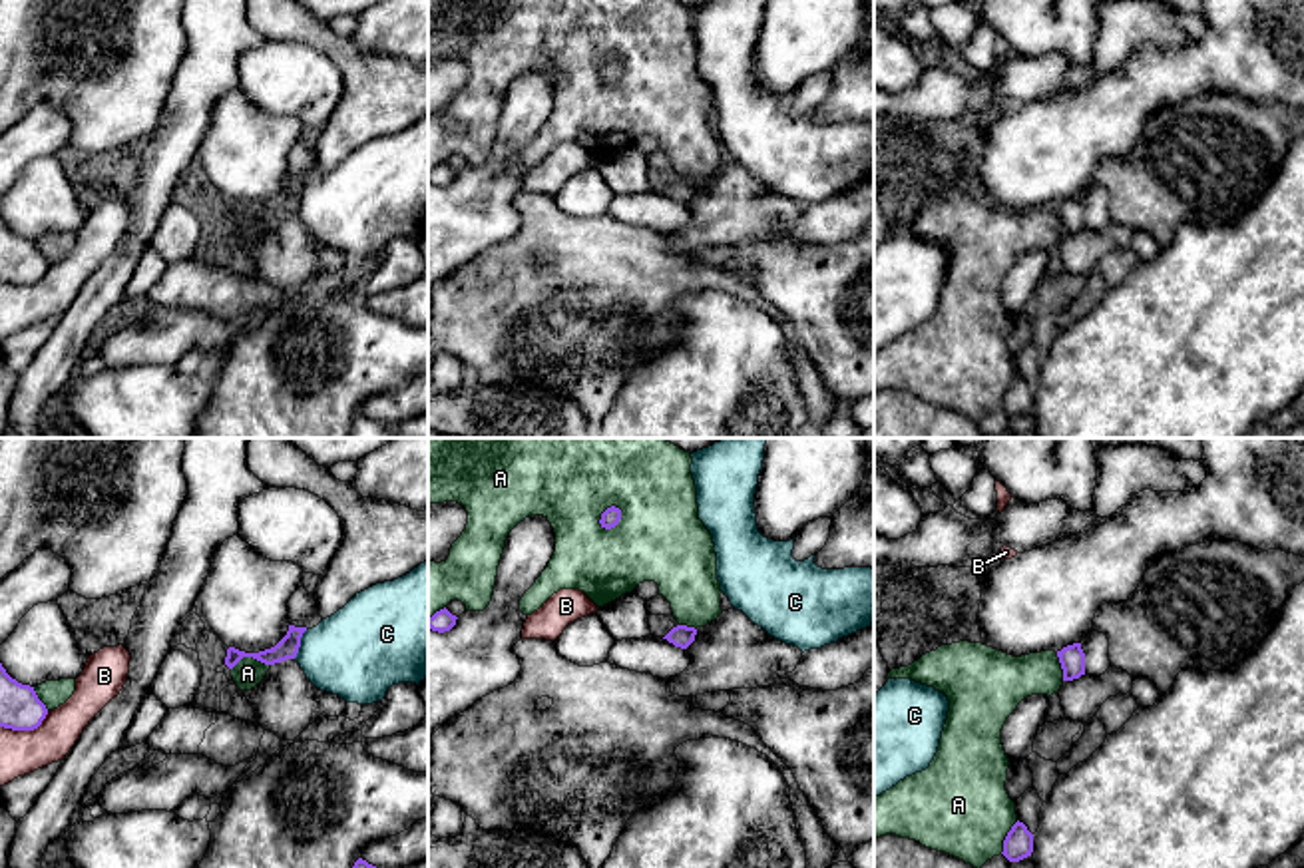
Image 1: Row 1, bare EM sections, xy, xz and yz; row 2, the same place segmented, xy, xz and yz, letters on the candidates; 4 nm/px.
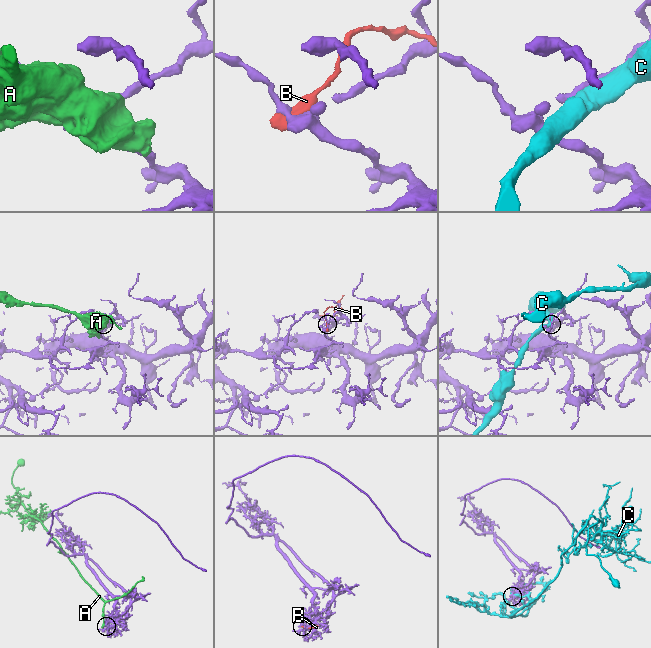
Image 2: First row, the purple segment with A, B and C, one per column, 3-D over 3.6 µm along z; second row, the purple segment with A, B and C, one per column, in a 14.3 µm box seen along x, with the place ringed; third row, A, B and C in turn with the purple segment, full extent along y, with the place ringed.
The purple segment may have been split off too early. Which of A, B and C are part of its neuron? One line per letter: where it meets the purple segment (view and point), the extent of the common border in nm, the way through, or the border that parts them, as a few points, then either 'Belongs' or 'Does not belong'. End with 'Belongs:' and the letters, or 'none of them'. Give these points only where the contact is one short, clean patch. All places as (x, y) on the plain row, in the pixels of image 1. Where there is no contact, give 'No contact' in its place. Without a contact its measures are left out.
A: Touches purple at xz (602, 70). Shared border 120 nm. Does not belong
B: Touches purple at xy (26, 283). Shared border 220 nm. Does not belong
C: Touches purple at xy (299, 198). Shared border 130 nm. Does not belong
Belongs: none of them

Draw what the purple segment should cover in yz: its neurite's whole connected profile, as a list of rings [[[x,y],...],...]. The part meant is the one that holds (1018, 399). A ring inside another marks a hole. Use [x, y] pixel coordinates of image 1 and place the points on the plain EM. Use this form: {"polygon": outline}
{"polygon": [[[1015,376],[1003,394],[1003,410],[1009,416],[1019,416],[1033,406],[1033,388],[1023,376]]]}

